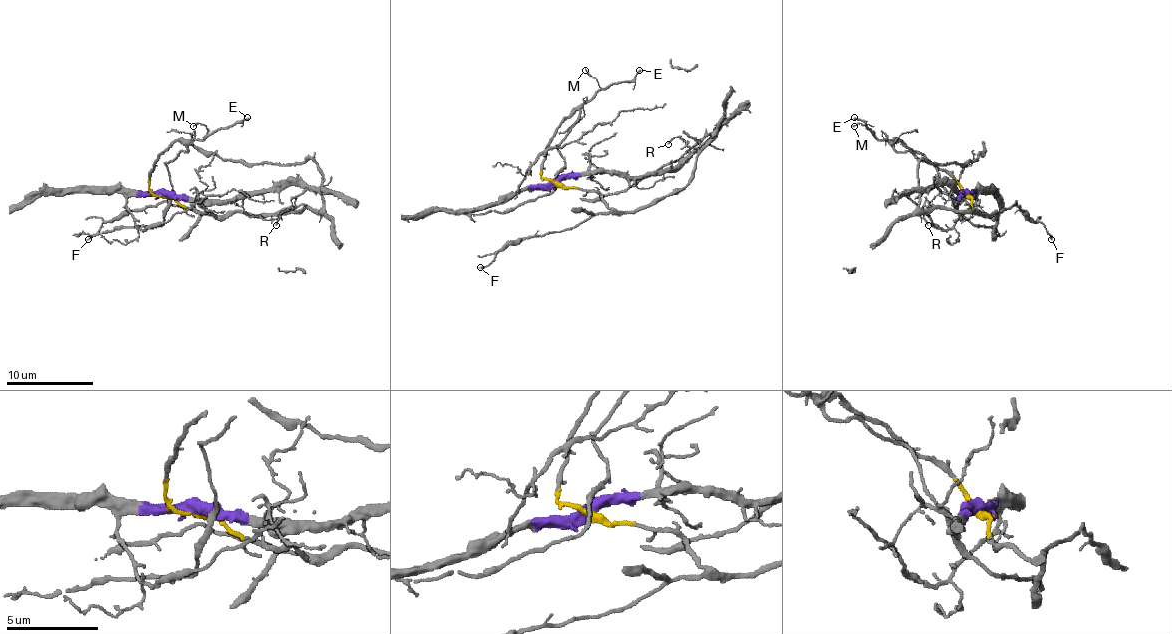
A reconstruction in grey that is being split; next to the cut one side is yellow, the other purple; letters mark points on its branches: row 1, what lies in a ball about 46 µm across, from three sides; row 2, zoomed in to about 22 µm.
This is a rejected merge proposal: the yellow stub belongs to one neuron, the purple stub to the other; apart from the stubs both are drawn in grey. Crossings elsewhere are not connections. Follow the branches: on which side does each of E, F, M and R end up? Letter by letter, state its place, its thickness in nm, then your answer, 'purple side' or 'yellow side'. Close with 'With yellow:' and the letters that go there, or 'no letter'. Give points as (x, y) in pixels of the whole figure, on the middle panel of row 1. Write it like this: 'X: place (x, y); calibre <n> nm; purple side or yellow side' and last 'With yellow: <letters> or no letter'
E: place (639, 70); calibre 130 nm; yellow side
F: place (480, 267); calibre 140 nm; yellow side
M: place (585, 70); calibre 120 nm; yellow side
R: place (668, 144); calibre 100 nm; yellow side
With yellow: E, F, M, R

